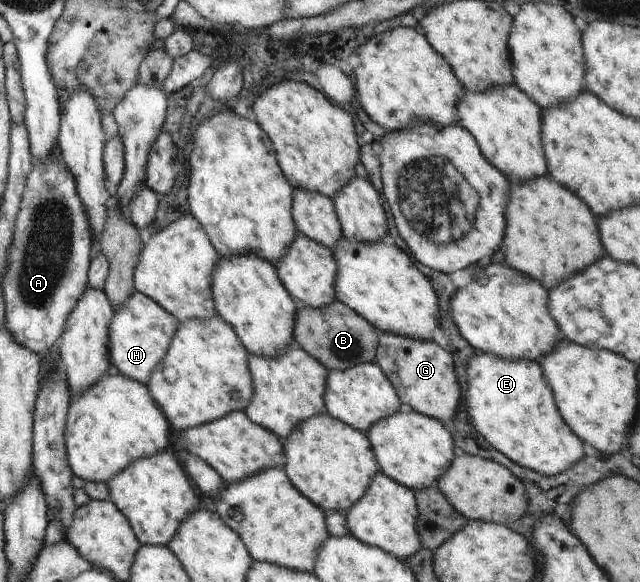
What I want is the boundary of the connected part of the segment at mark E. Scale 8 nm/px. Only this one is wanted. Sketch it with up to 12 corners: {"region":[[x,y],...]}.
{"region":[[473,355],[470,424],[547,477],[584,459],[538,361]]}

